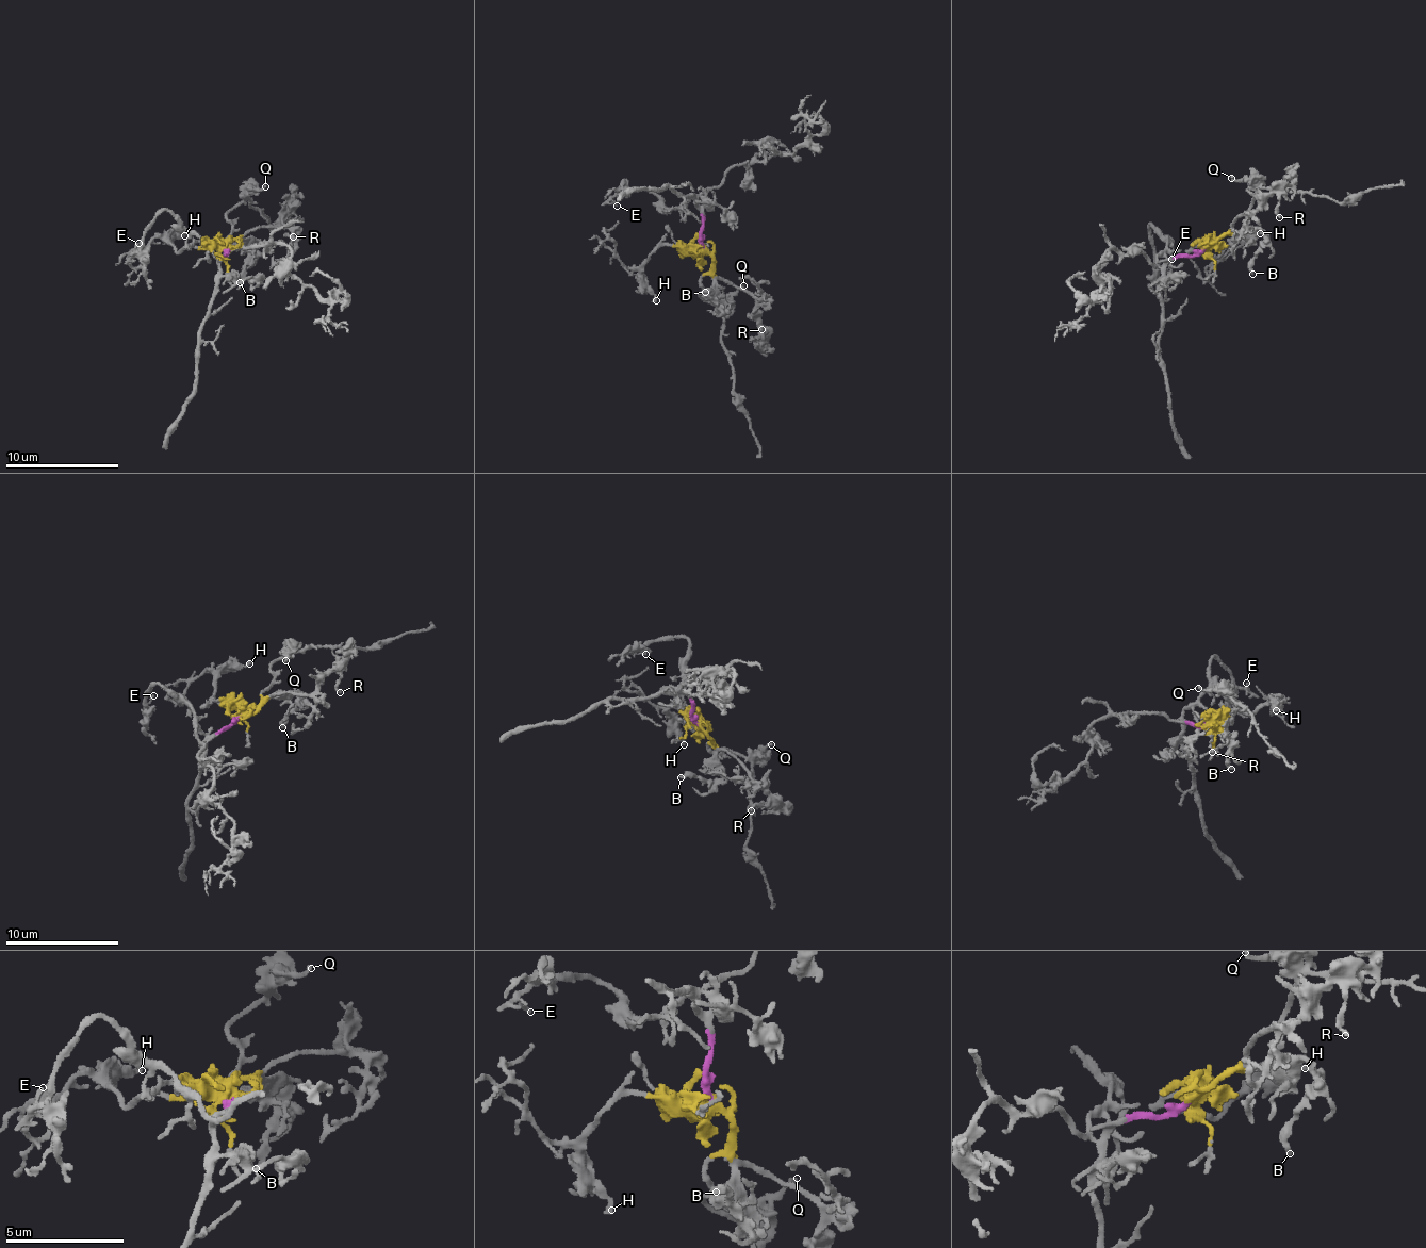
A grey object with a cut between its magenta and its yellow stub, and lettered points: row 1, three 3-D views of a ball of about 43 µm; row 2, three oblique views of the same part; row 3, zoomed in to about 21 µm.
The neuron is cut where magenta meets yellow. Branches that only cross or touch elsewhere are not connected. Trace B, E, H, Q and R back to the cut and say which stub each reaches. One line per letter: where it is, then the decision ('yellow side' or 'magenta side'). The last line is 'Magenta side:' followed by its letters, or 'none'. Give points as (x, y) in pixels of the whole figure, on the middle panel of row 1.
B: at (705, 292); yellow side
E: at (617, 206); magenta side
H: at (656, 300); yellow side
Q: at (743, 285); yellow side
R: at (761, 329); yellow side
Magenta side: E

